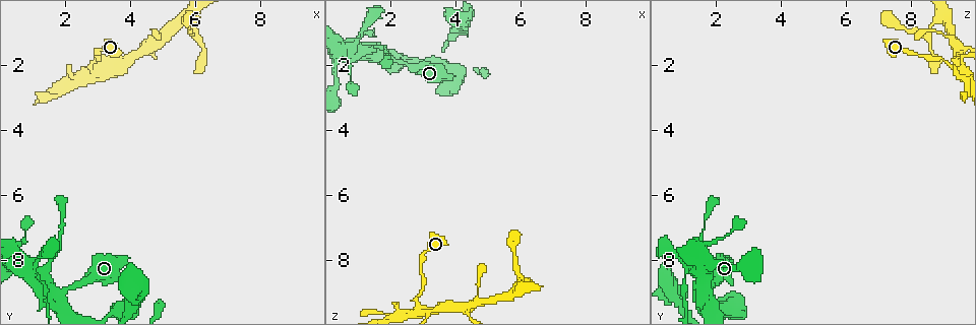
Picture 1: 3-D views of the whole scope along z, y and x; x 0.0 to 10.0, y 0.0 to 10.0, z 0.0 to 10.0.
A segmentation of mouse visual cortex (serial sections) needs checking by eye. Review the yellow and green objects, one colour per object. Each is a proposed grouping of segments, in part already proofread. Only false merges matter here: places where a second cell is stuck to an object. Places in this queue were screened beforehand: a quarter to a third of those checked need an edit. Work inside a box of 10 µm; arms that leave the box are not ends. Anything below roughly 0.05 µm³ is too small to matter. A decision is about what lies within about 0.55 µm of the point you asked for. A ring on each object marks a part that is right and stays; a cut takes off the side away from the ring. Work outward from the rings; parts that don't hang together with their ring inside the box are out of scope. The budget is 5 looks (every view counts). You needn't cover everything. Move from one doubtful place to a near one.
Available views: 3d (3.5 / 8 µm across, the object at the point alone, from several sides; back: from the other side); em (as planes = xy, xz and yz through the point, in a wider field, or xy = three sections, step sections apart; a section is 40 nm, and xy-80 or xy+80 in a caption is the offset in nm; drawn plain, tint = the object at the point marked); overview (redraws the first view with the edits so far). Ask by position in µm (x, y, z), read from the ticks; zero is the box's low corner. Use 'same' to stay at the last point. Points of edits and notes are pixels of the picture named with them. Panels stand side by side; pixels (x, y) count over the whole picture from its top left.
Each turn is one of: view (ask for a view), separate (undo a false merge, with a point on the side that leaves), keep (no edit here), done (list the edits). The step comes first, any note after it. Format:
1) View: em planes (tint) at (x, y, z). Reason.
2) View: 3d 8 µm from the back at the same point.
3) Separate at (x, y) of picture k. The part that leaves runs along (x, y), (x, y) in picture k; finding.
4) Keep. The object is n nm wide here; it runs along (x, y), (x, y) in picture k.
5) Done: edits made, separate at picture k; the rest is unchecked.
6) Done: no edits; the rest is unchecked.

View: 3d 3.5 µm at (2.85, 2.10, 9.30). Four-way junction.

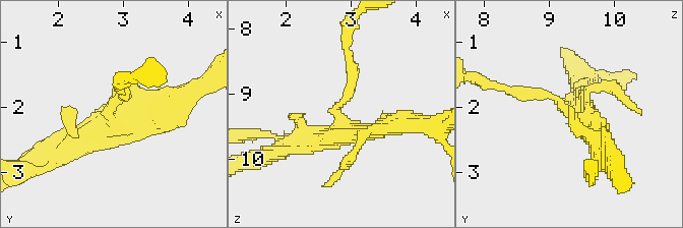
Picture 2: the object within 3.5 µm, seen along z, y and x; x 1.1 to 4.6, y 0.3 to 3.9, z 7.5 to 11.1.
View: em xy step 3 (tint) at (2.80, 2.15, 9.35). Now the EM.

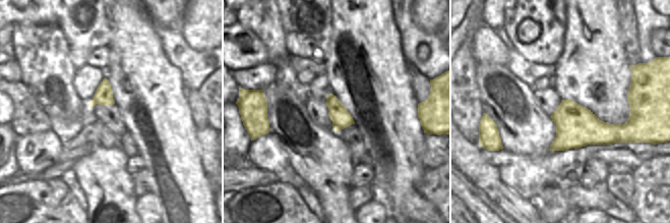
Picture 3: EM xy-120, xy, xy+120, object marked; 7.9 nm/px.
Keep. It runs along (516, 91), (579, 107) in picture 2; one cell here.

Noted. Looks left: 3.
View: 3d 3.5 µm at (6.15, 1.35, 8.65). Sharp bend.

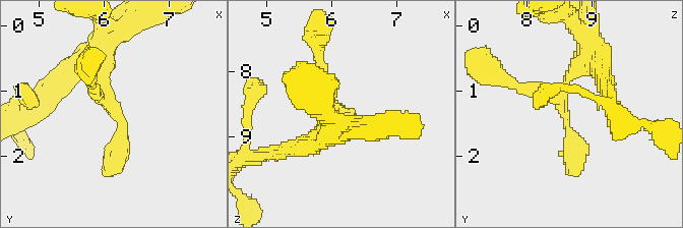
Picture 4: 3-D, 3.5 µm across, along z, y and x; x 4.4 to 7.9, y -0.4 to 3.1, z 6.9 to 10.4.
View: em xy step 3 (tint) at (6.25, 1.35, 8.65). Shape alone is not enough.

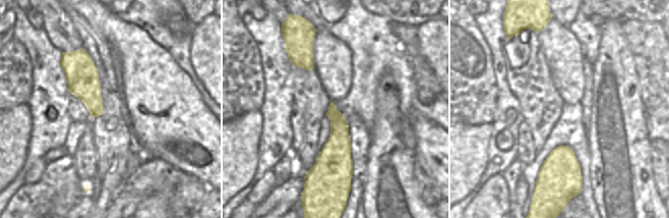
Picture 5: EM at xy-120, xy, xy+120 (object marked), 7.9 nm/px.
Keep. The object is 180 nm wide here; it runs along (96, 65), (121, 118), (102, 174) in picture 4; continuous, no second cell.

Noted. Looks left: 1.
Done: no edits; the rest is unchecked.

